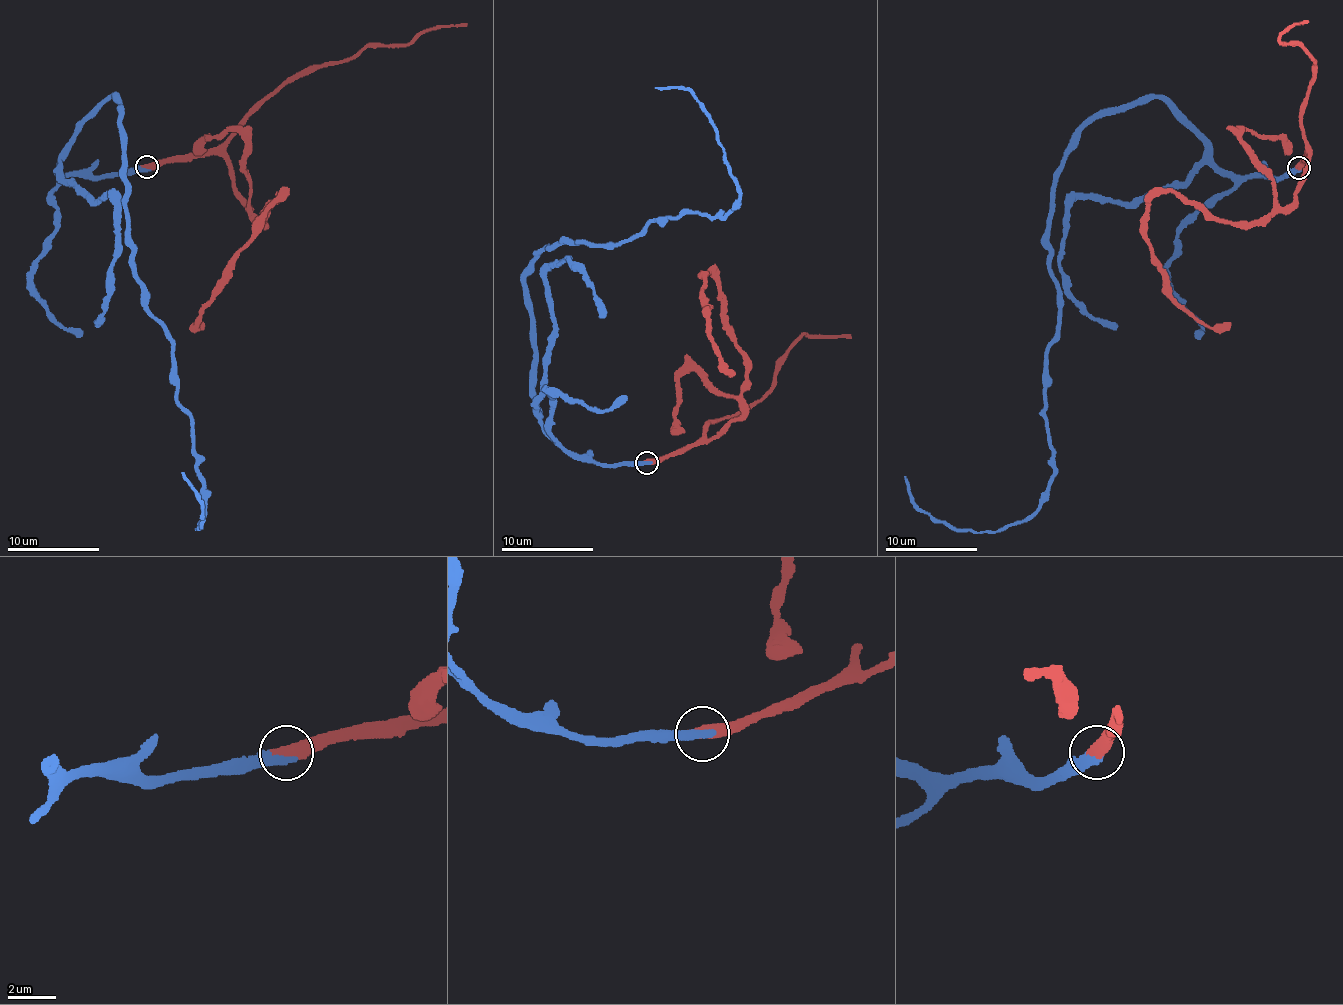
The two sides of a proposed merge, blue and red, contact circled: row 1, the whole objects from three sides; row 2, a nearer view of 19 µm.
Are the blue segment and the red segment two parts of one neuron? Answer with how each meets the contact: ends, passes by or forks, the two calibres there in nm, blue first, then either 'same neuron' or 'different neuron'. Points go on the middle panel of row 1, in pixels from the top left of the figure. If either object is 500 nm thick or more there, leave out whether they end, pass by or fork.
440/600 nm | same neuron

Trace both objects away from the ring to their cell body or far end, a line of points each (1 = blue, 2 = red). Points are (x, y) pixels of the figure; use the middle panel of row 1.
1: (646, 462), (582, 462), (544, 427), (525, 281), (557, 245), (737, 209), (703, 105), (656, 87)
2: (646, 462), (703, 444), (742, 414), (746, 359), (717, 281), (706, 274), (709, 328), (731, 376)

